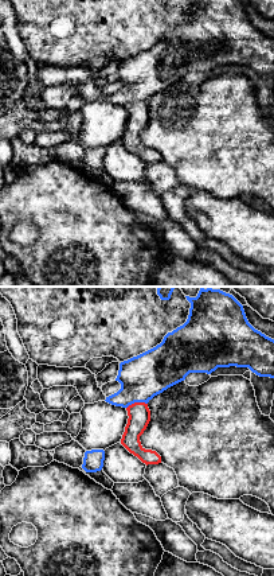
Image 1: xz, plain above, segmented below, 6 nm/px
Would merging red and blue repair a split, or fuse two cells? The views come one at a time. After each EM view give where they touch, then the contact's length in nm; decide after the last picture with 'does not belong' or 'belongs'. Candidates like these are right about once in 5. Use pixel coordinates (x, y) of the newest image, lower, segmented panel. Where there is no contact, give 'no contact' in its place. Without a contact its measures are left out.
(136, 403) | 130 nm

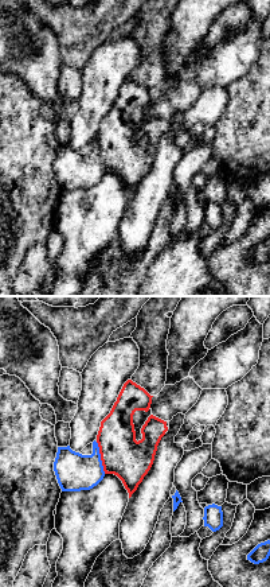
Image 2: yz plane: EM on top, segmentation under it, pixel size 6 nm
(101, 458) | 200 nm

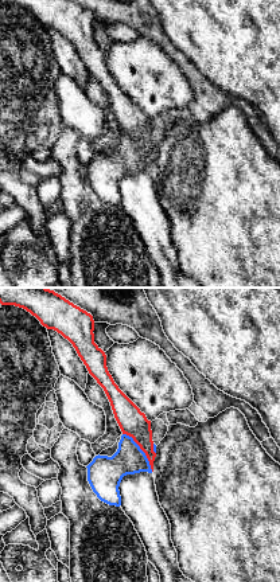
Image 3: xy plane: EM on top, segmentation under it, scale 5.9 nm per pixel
(142, 449) | 300 nm

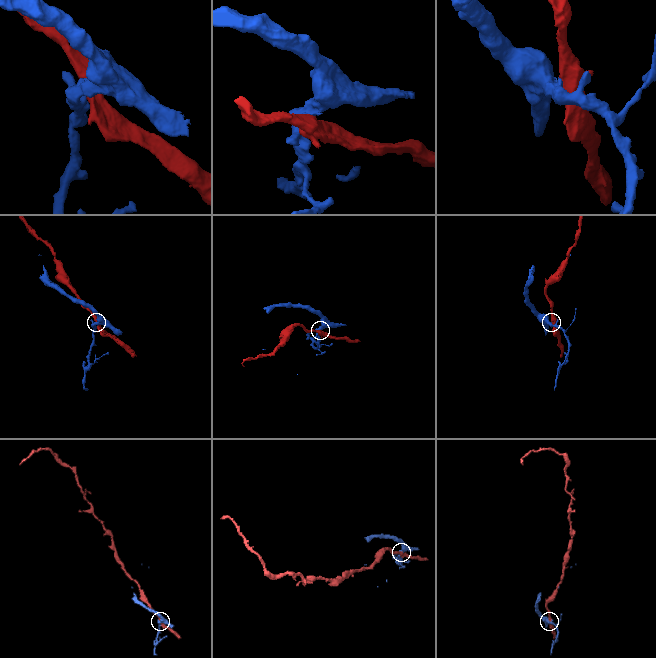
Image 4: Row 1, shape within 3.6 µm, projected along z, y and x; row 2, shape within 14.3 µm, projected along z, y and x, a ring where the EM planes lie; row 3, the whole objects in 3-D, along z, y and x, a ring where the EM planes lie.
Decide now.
does not belong

